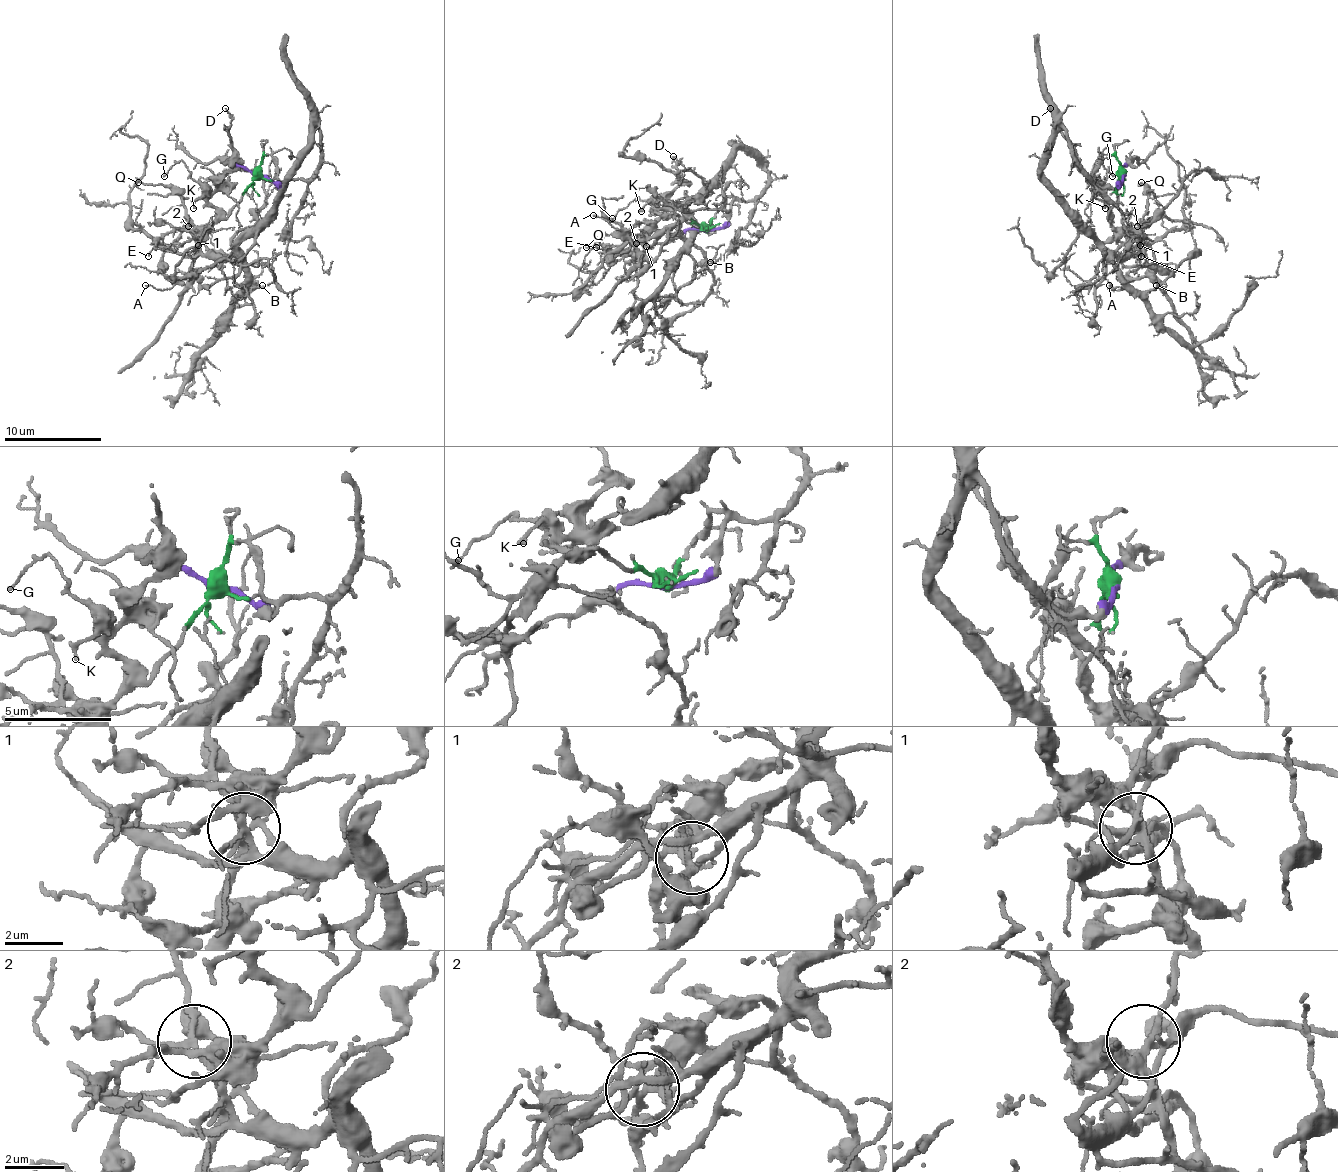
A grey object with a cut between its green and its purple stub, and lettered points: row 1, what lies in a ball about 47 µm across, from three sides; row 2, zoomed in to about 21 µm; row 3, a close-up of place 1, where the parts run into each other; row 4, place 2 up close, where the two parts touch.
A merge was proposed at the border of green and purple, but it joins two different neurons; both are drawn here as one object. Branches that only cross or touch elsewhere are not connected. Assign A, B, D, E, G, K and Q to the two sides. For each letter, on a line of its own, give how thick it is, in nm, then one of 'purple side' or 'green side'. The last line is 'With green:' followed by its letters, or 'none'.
A: 110 nm thick; green side
B: 100 nm thick; purple side
D: 120 nm thick; green side
E: 70 nm thick; green side
G: 110 nm thick; green side
K: 180 nm thick; green side
Q: 140 nm thick; green side
With green: A, D, E, G, K, Q

